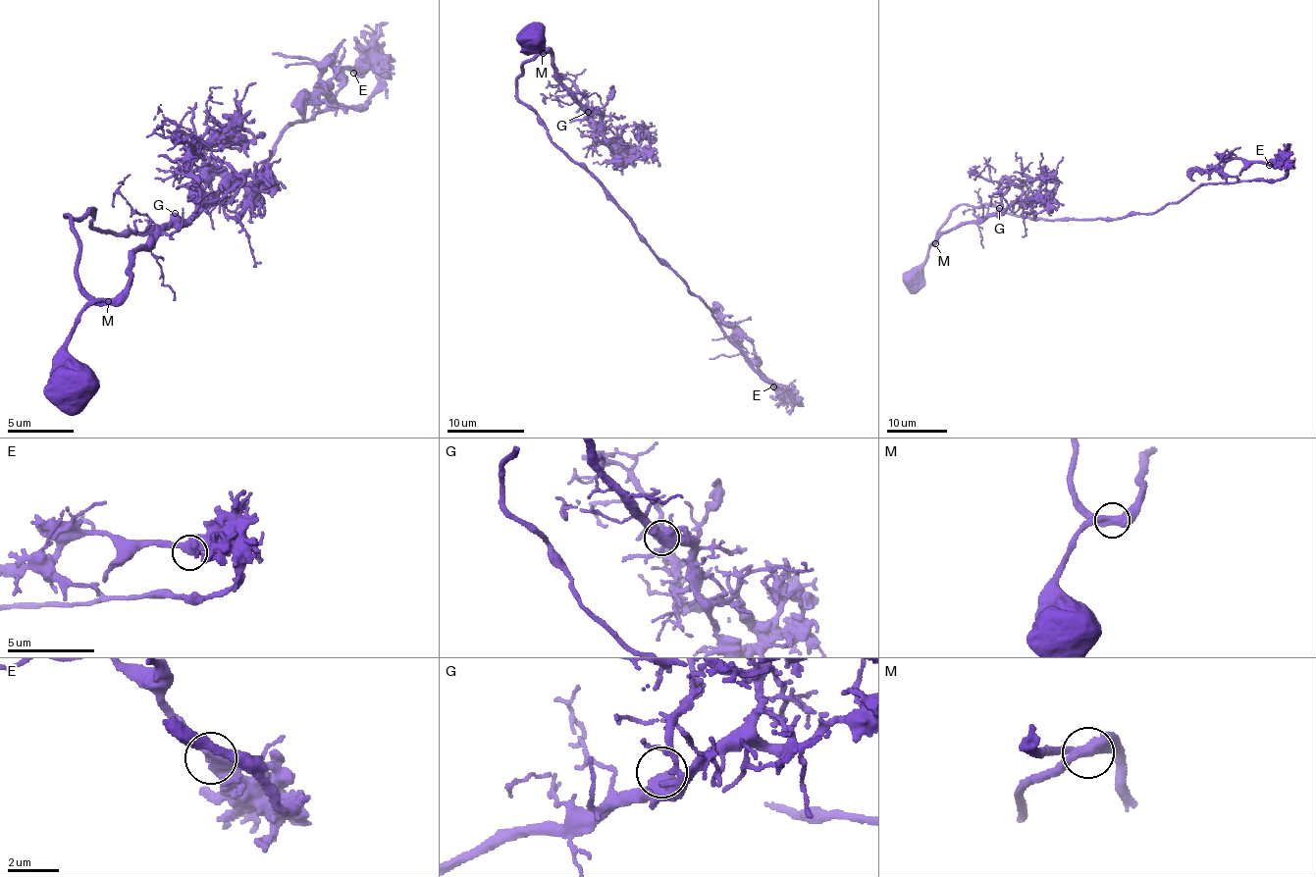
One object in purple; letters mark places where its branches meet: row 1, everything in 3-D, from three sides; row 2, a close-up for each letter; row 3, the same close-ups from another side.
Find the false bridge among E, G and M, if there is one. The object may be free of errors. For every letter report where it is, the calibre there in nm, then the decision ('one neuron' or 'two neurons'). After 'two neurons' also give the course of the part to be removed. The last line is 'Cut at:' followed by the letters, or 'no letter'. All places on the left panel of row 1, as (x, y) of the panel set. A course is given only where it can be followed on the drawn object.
E: (353, 73) | 380 nm | one neuron
G: (175, 213) | 400 nm | one neuron
M: (108, 301) | 400 nm | one neuron
Cut at: no letter

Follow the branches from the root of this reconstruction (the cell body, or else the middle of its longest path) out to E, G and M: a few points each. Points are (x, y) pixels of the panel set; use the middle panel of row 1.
E: (531, 41), (525, 53), (534, 56), (521, 65), (518, 97), (704, 300), (752, 365), (795, 401), (773, 386)
G: (531, 41), (527, 41), (525, 53), (550, 51), (559, 78), (588, 112)
M: (531, 41), (527, 41), (525, 53), (543, 54)

